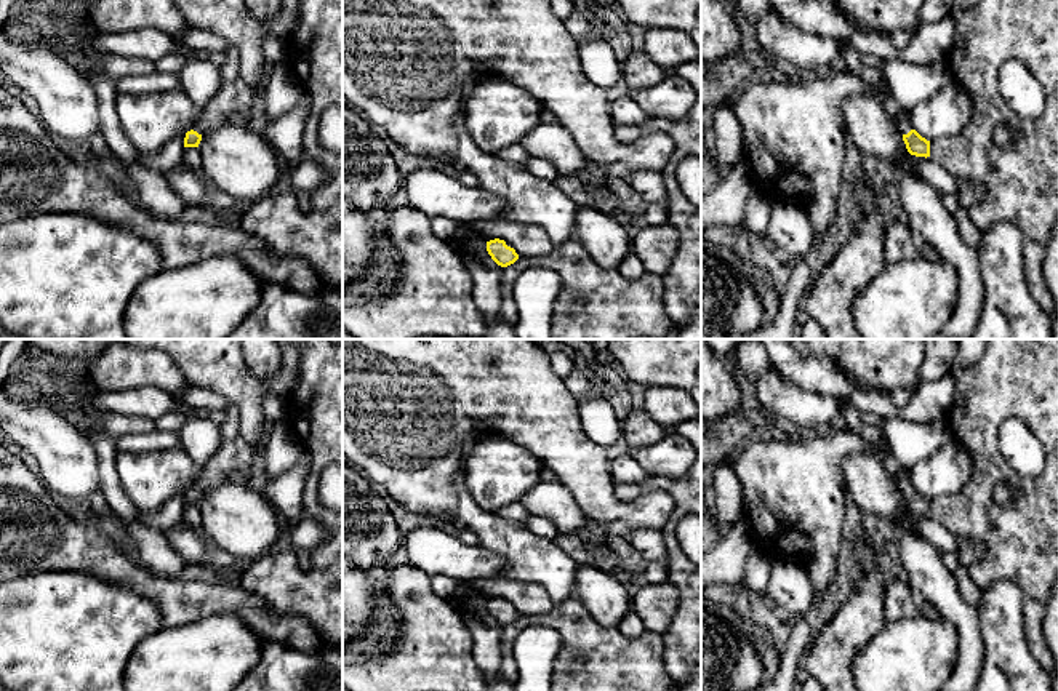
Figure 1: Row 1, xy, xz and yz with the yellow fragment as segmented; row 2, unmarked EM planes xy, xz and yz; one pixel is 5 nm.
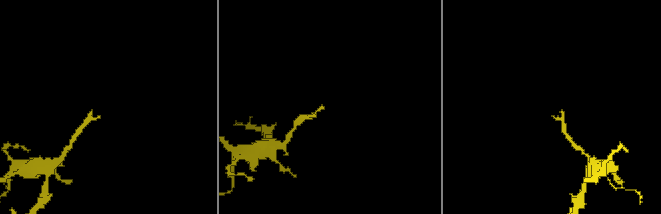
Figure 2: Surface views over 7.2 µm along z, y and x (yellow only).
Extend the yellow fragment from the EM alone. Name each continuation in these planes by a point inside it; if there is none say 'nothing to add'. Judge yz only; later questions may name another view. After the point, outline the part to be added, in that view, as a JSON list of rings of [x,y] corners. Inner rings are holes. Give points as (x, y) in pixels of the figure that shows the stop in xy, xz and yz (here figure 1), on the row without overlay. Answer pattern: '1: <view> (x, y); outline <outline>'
1: yz (903, 482); outline [[[901,469],[901,472],[895,477],[895,481],[901,493],[908,493],[912,488],[912,483],[908,475],[908,469]]]

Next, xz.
nothing to add

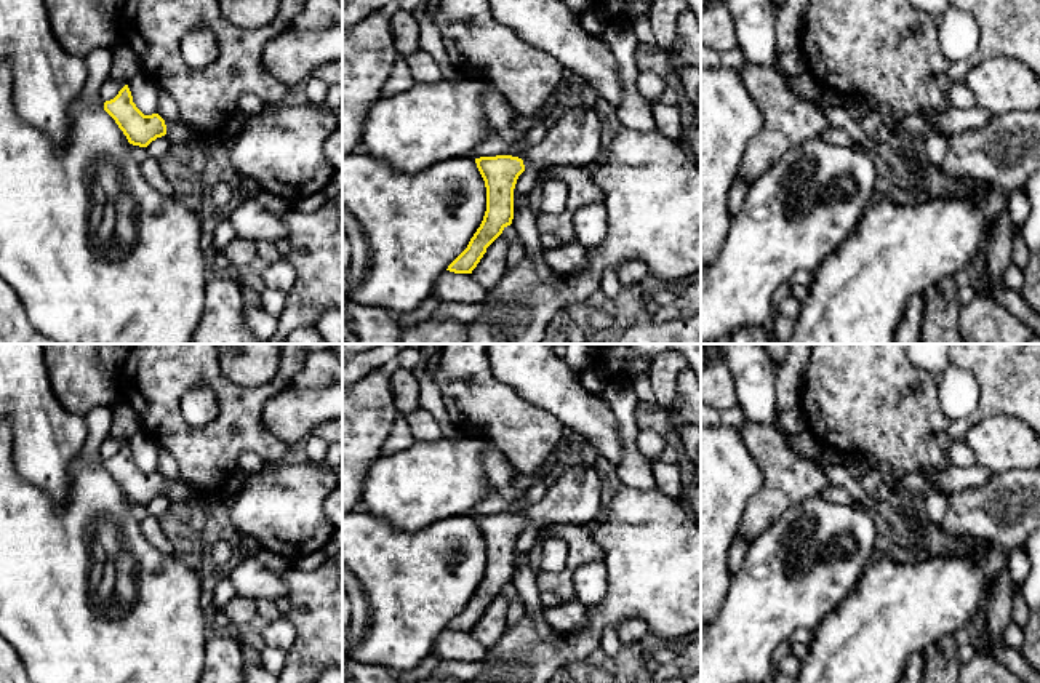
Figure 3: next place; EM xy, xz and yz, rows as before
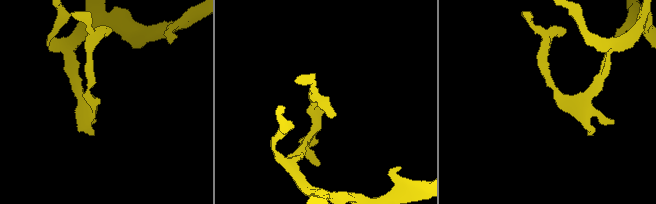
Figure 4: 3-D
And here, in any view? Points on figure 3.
1: xy (178, 490); outline [[[181,478],[168,480],[165,483],[166,496],[171,499],[171,502],[190,502],[203,510],[211,510],[224,502],[221,494],[222,486],[194,488]]]

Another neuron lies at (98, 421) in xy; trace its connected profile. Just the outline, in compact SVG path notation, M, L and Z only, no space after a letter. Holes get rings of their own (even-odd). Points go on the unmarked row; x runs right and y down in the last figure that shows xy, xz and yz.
M93 408L85 414L85 424L88 429L85 445L82 446L80 457L86 465L104 467L104 459L99 454L99 448L106 440L112 424L114 408Z

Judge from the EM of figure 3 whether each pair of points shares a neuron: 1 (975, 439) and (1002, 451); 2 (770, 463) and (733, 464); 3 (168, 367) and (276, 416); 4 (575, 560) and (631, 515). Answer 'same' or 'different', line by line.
1: same
2: different
3: different
4: different

